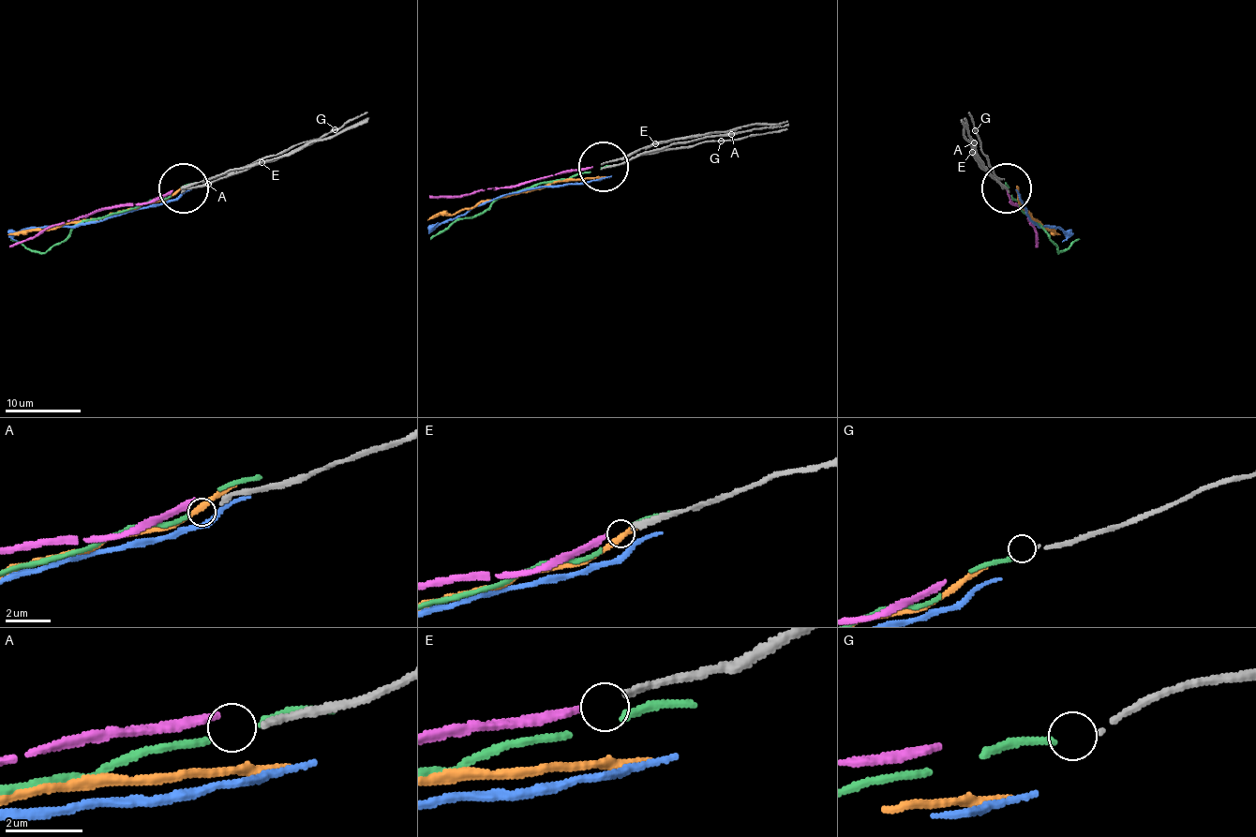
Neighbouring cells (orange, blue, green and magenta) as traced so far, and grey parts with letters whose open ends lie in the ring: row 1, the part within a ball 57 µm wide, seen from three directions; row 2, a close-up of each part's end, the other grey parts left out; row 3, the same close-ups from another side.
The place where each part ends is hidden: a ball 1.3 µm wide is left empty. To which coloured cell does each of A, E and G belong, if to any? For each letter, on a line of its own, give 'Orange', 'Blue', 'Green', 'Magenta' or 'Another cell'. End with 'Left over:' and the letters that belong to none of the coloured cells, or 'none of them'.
A: Another cell
E: Magenta
G: Green
Left over: A

